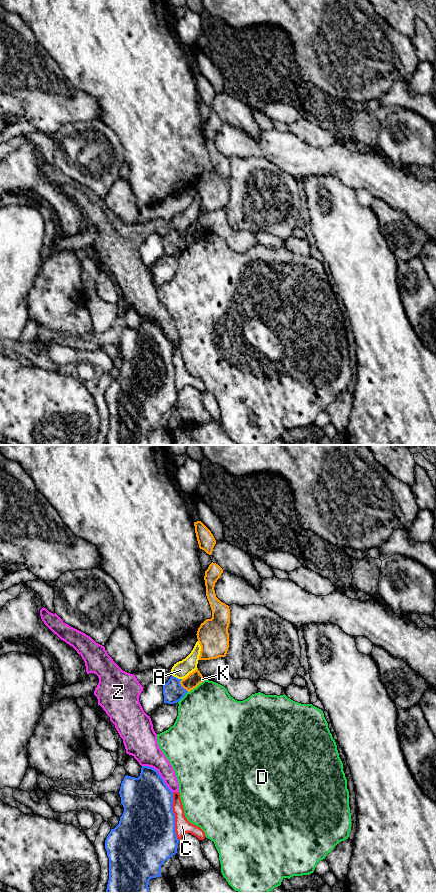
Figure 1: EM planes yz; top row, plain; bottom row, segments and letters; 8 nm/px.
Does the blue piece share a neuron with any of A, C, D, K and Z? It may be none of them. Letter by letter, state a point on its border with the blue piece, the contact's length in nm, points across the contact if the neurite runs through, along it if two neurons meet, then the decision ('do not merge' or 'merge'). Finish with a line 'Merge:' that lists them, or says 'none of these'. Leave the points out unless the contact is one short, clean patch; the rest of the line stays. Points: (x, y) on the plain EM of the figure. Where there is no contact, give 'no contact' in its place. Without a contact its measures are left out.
A: meets blue in yz at (177, 230); contact 90 nm long; border along yz (172, 227), (181, 231); do not merge
C: meets blue in yz at (174, 368); contact 400 nm long; do not merge
D: meets blue in yz at (183, 248); contact 120 nm long; do not merge
K: meets blue in yz at (181, 238); contact 120 nm long; runs through yz (173, 244), (181, 238), (188, 236), (195, 230); merge
Z: meets blue in yz at (159, 326); contact 340 nm long; do not merge
Merge: K

